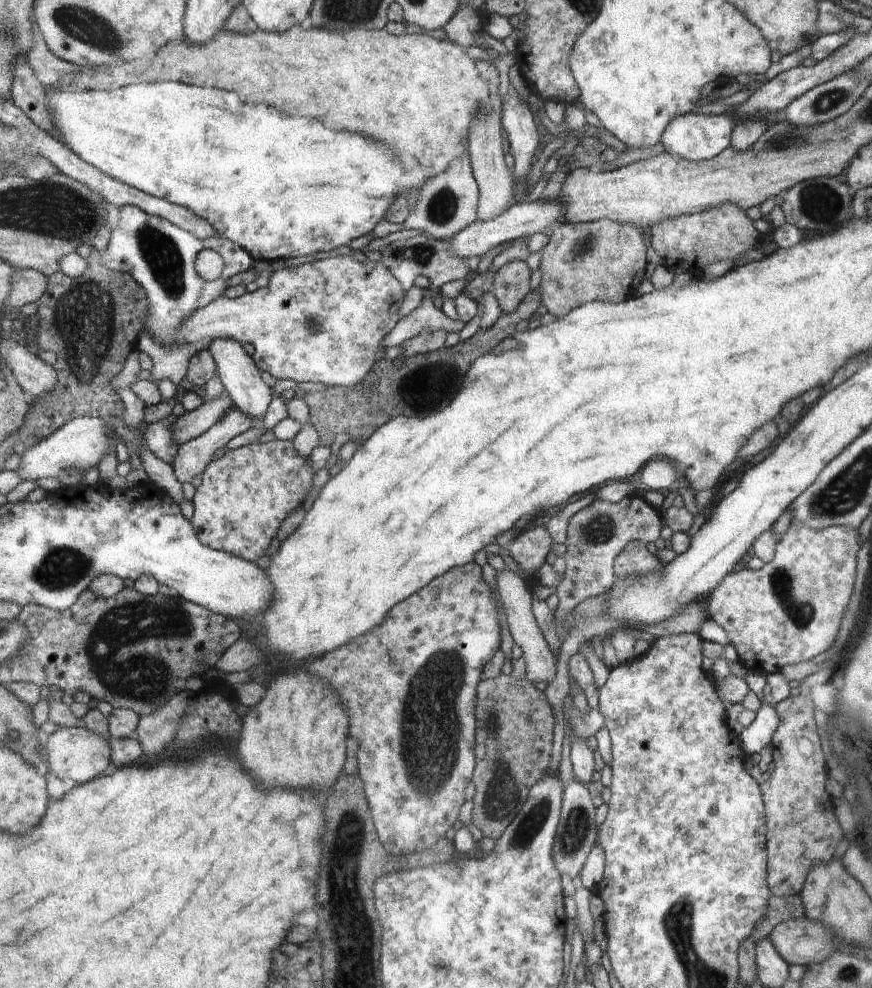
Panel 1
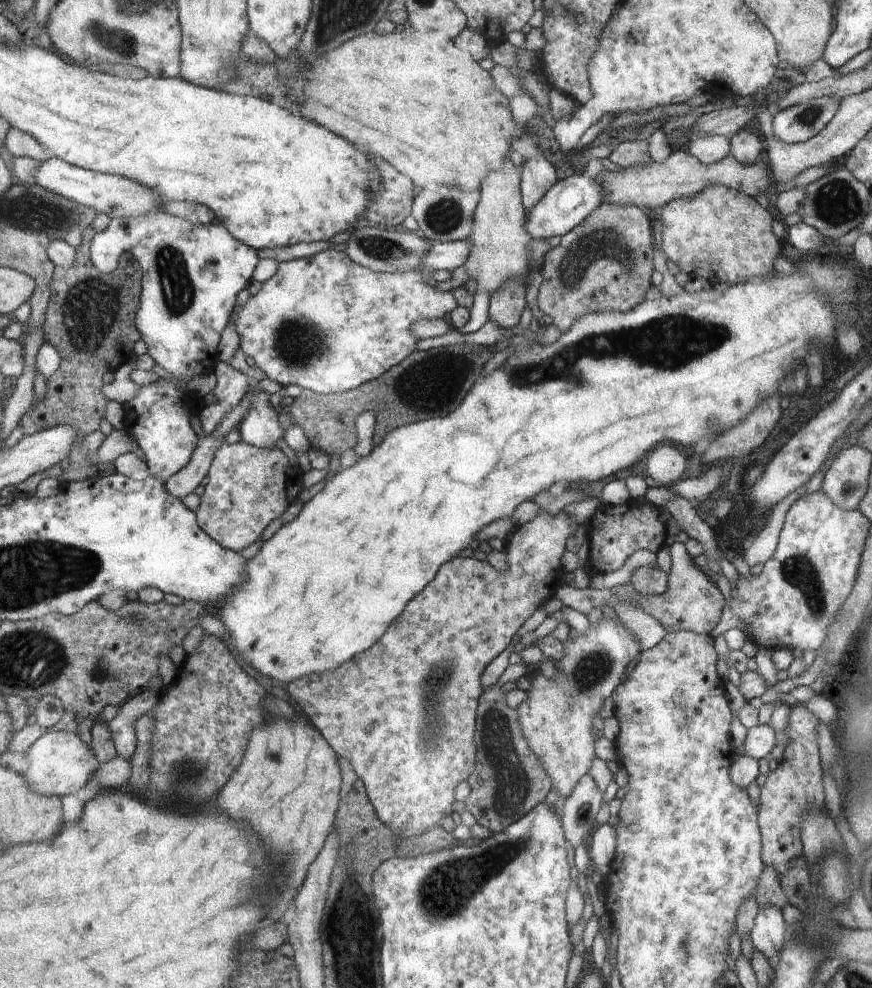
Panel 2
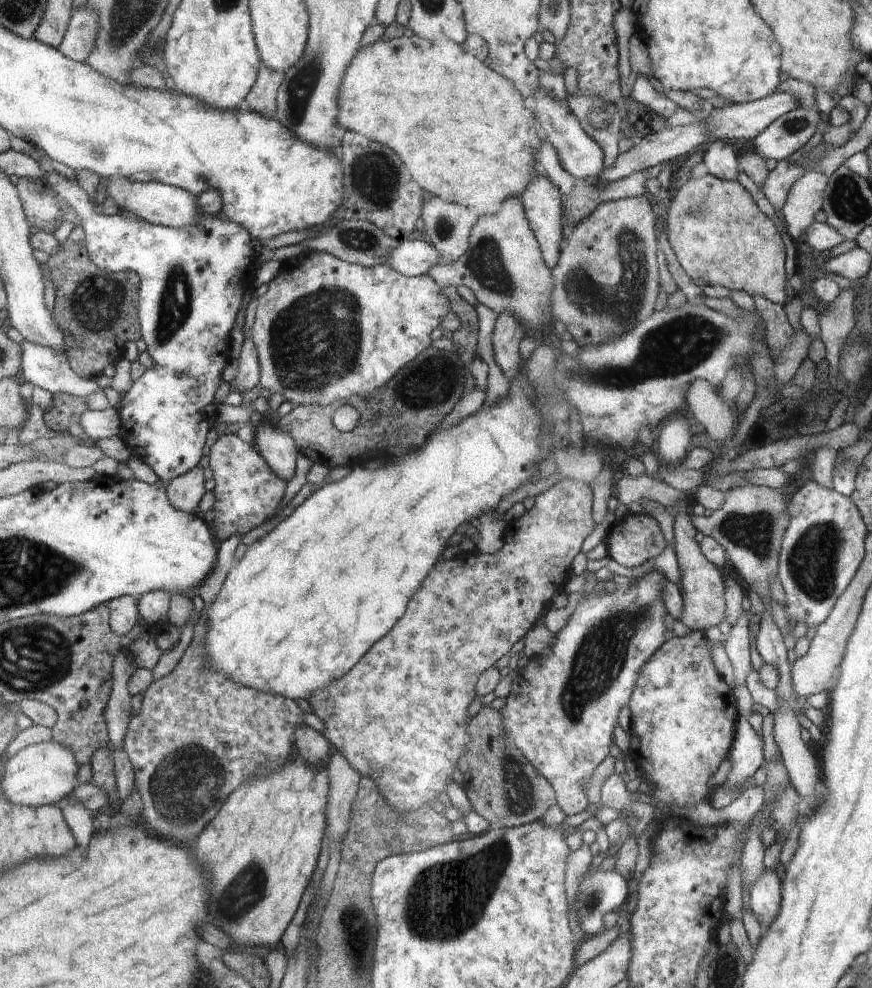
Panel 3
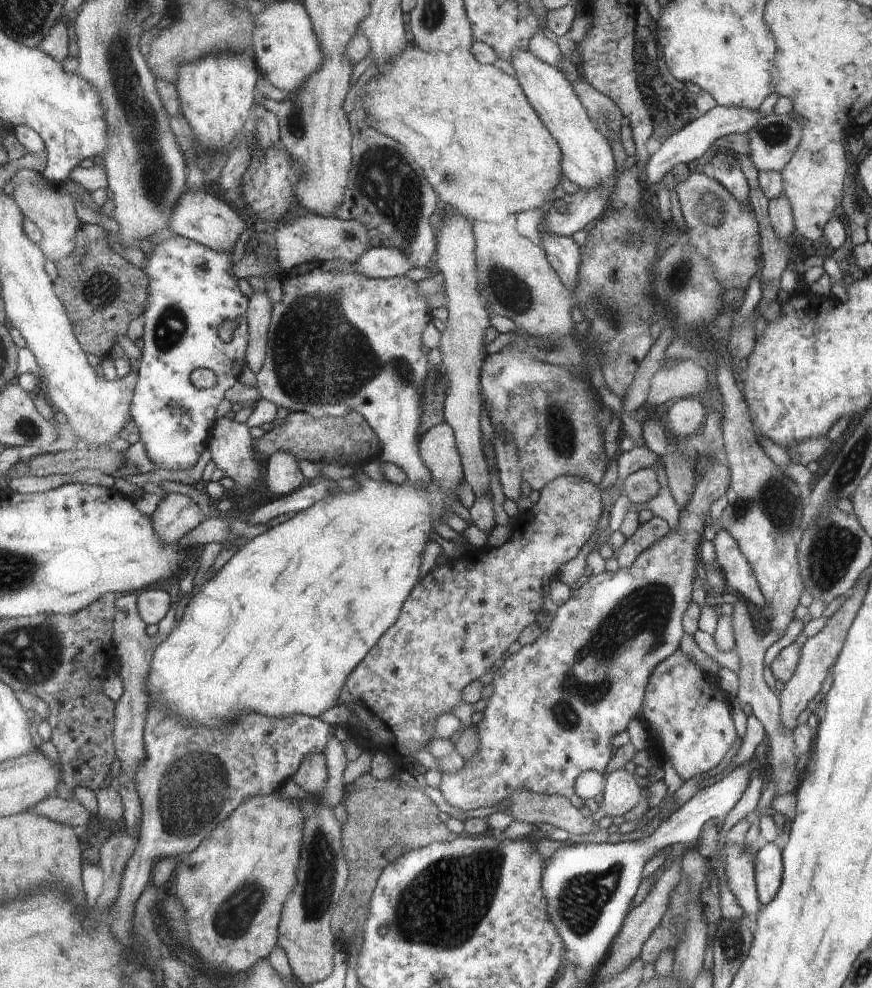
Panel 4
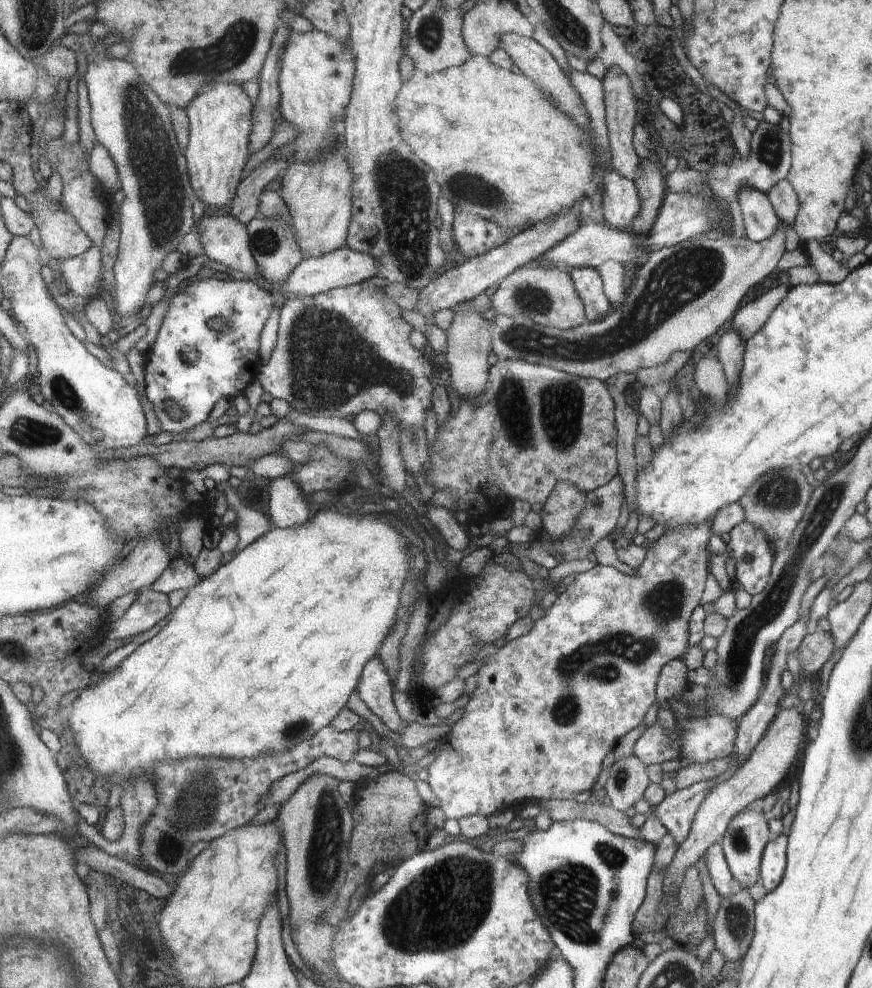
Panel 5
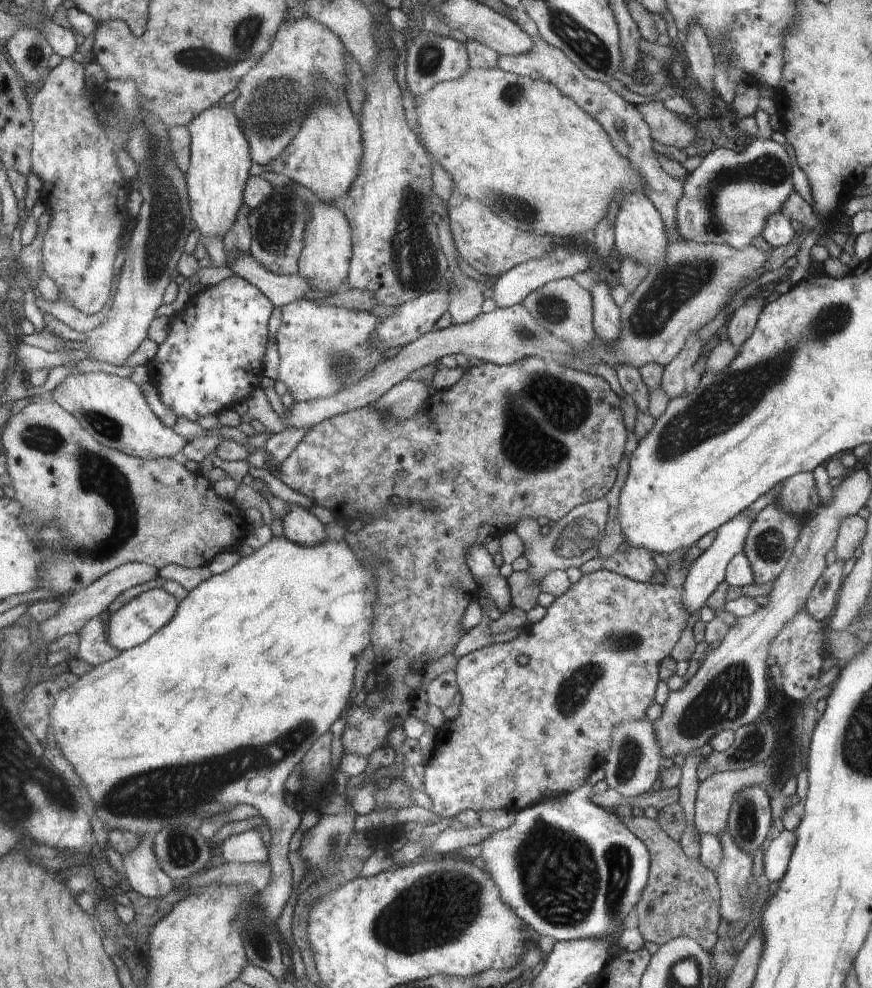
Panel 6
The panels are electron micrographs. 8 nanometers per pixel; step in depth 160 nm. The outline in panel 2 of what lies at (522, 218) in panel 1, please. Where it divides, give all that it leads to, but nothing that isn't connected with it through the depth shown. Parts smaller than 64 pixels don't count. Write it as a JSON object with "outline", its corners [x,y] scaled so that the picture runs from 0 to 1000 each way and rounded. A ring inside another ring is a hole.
{"outline":[[[656,176],[647,181],[640,181],[638,186],[626,194],[626,198],[619,202],[619,206],[607,213],[603,219],[603,233],[611,241],[633,241],[633,239],[647,239],[669,223],[677,215],[681,215],[686,209],[693,205],[690,188],[683,184],[683,180],[669,176]],[[537,242],[528,245],[500,246],[489,255],[489,259],[484,259],[484,273],[482,276],[490,279],[491,276],[501,273],[523,273],[526,269],[531,269],[539,257],[541,247]]]}

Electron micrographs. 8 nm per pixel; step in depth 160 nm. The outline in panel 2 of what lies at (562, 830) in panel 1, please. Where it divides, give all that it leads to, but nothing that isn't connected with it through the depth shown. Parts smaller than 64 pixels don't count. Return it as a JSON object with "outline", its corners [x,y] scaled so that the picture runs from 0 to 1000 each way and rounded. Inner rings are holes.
{"outline":[[[672,782],[656,806],[648,810],[644,818],[644,832],[648,837],[648,849],[656,858],[673,856],[683,838],[683,824],[690,814],[692,802],[683,796],[681,788]]]}

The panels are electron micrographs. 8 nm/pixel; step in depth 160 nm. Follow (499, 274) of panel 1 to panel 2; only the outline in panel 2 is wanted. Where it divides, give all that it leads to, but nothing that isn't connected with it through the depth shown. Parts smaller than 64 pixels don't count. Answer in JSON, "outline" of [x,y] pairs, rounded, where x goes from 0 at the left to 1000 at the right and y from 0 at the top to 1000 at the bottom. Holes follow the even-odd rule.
{"outline":[[[588,281],[562,304],[561,324],[572,332],[587,332],[595,327],[603,310],[603,289],[599,281]]]}

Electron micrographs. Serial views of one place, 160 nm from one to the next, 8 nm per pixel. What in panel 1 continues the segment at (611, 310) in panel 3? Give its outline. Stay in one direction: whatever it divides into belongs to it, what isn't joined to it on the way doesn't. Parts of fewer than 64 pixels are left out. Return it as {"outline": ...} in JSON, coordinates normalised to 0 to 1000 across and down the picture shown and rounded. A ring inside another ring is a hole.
{"outline":[[[697,222],[642,226],[620,253],[620,308],[639,322],[677,305],[710,307],[729,296],[741,273],[741,249],[729,230]]]}

